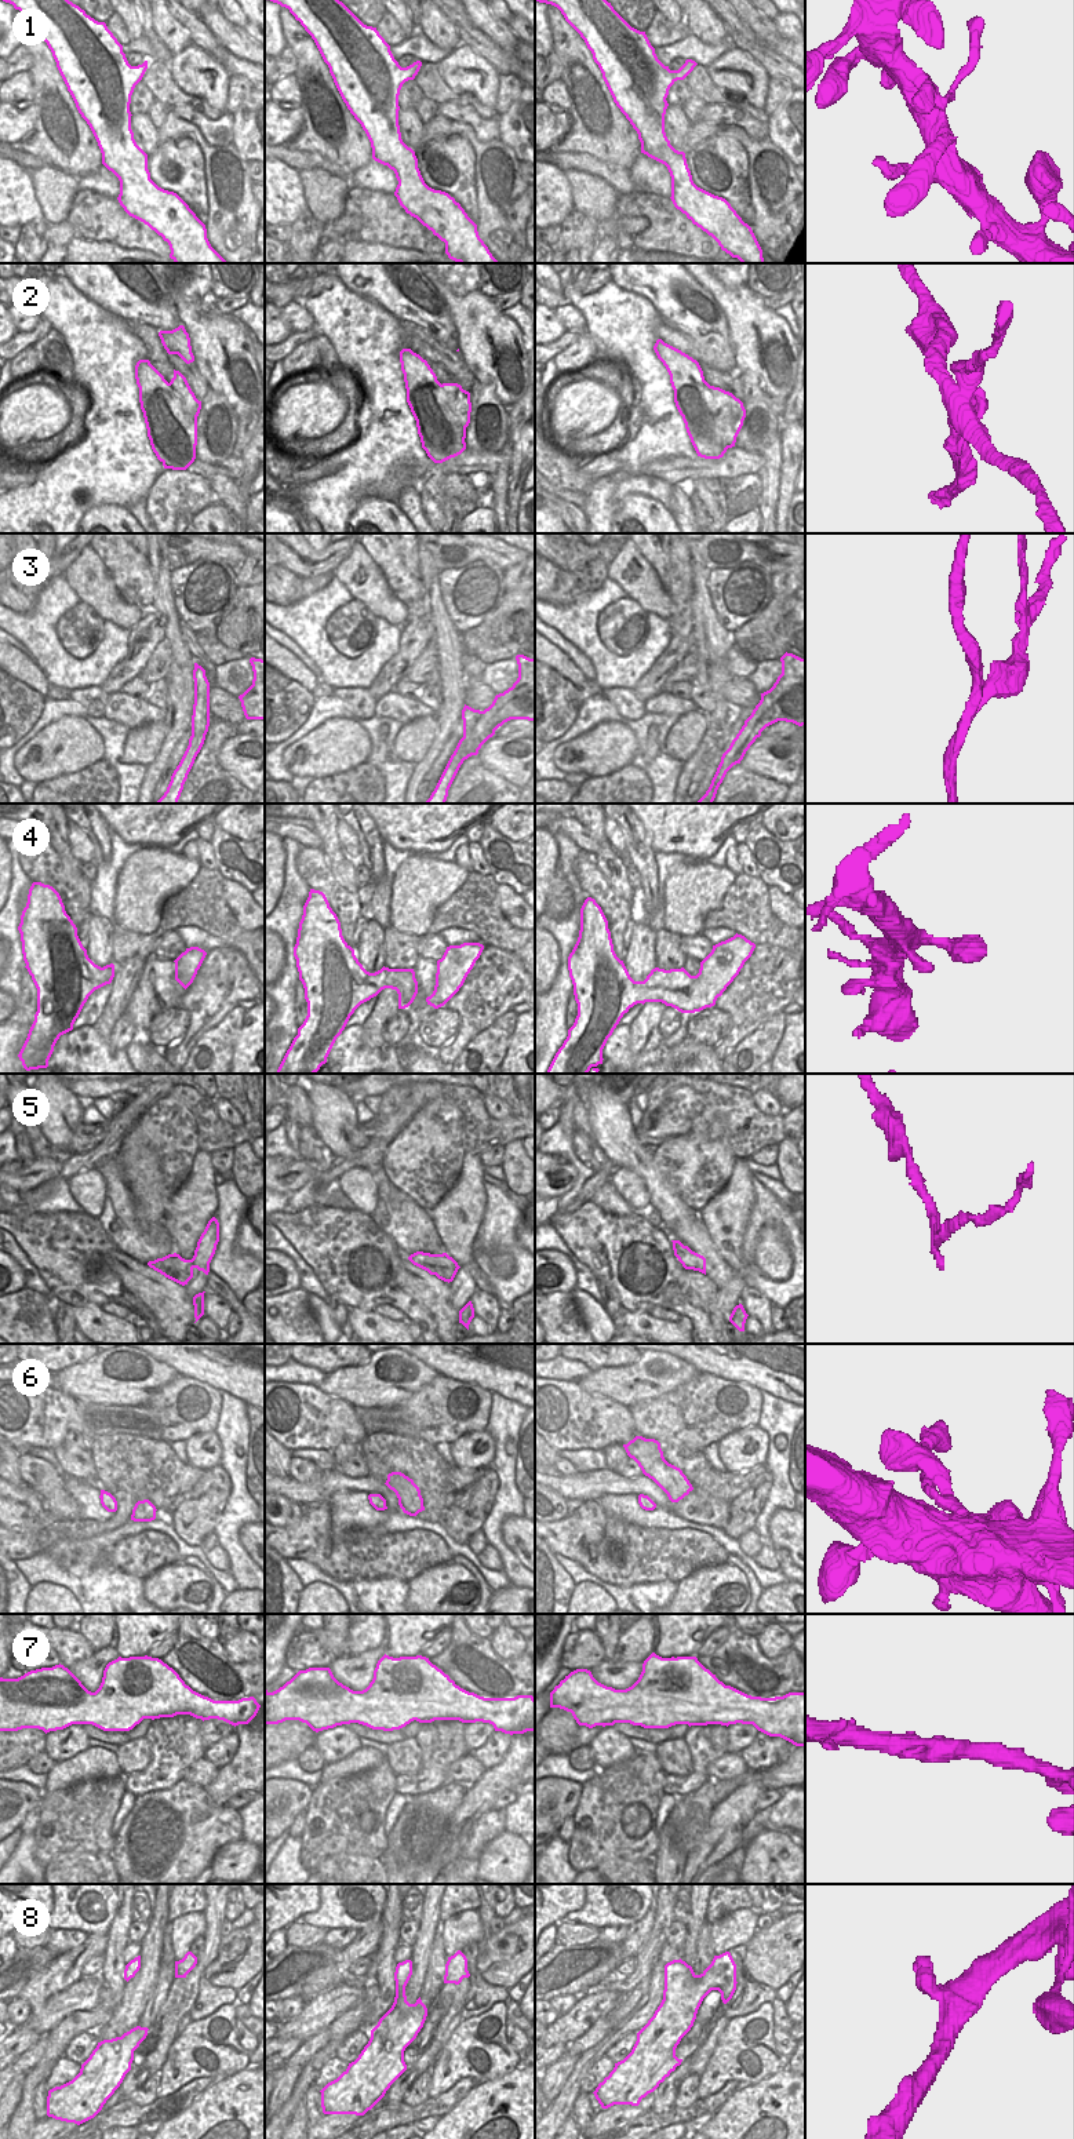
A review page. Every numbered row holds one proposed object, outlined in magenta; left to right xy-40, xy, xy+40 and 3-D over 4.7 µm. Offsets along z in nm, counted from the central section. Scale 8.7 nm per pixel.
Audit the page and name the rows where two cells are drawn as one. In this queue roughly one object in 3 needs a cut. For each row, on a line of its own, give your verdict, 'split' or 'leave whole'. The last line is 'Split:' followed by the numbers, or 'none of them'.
1: leave whole
2: split
3: split
4: leave whole
5: split
6: leave whole
7: leave whole
8: leave whole
Split: 2, 3, 5

